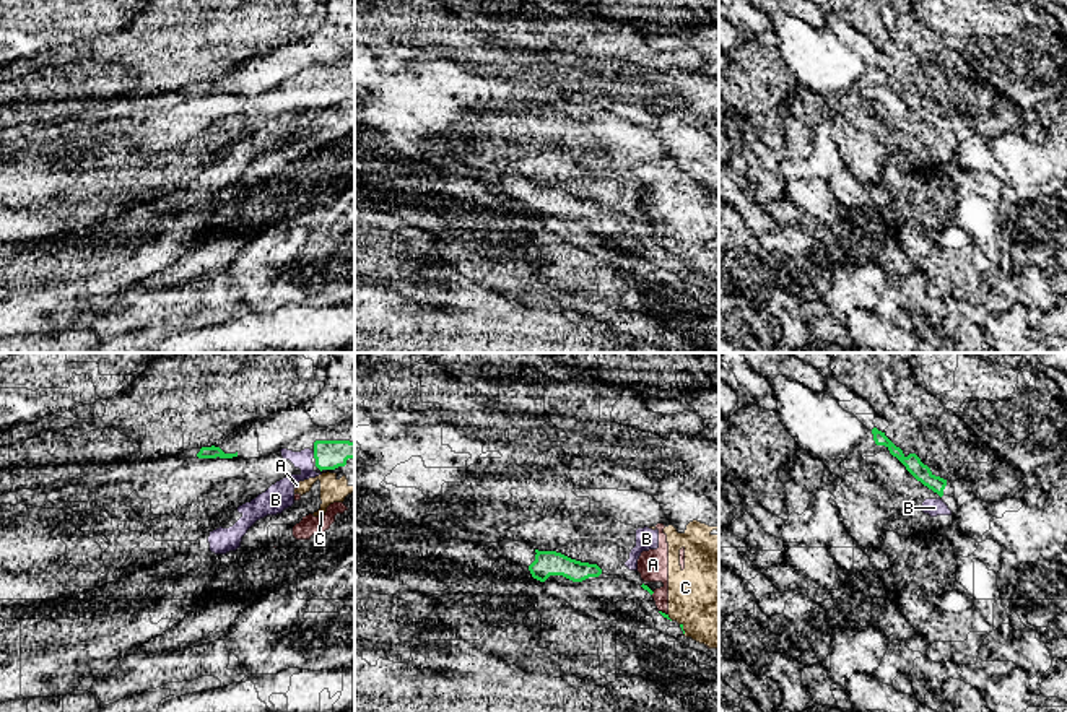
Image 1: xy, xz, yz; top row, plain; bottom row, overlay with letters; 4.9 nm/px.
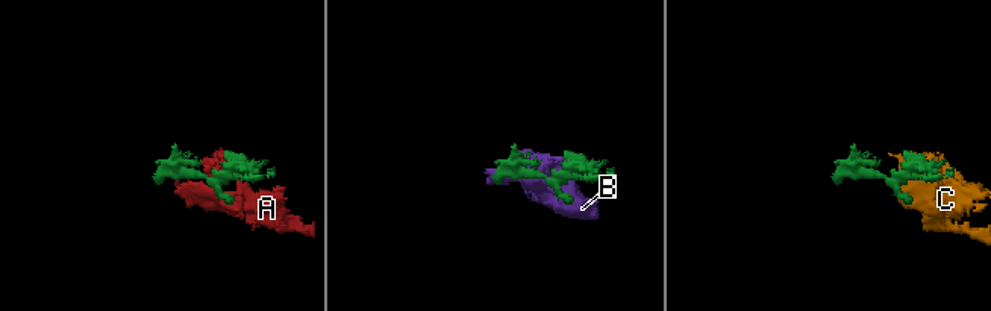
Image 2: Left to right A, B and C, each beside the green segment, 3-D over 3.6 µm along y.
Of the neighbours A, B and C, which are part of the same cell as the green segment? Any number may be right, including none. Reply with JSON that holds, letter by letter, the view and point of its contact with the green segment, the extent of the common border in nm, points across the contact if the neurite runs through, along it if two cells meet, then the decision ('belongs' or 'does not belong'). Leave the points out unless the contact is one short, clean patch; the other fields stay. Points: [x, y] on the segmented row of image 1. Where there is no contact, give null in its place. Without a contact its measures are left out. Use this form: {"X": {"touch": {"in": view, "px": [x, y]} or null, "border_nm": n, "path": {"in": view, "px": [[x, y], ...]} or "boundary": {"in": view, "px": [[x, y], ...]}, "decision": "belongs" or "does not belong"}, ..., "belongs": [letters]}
{"A": {"touch": {"in": "xz", "px": [664, 613]}, "border_nm": 50, "boundary": {"in": "xz", "px": [[659, 610], [667, 615]]}, "decision": "does not belong"}, "B": {"touch": {"in": "xy", "px": [314, 454]}, "border_nm": 40, "decision": "does not belong"}, "C": {"touch": {"in": "xz", "px": [682, 629]}, "border_nm": 70, "decision": "does not belong"}, "belongs": []}

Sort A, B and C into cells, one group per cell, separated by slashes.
A B C

